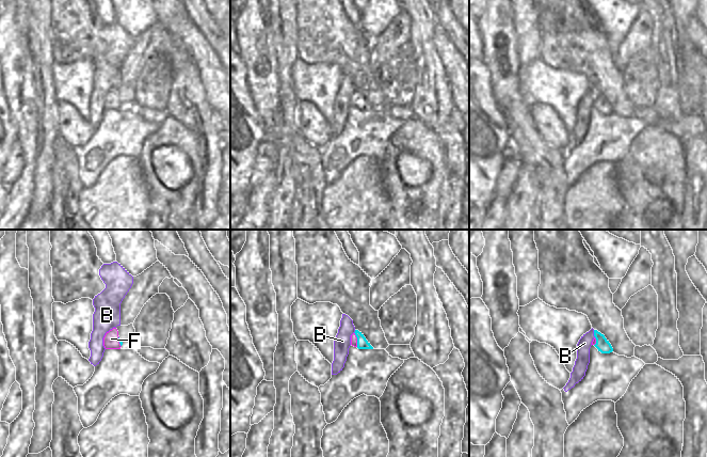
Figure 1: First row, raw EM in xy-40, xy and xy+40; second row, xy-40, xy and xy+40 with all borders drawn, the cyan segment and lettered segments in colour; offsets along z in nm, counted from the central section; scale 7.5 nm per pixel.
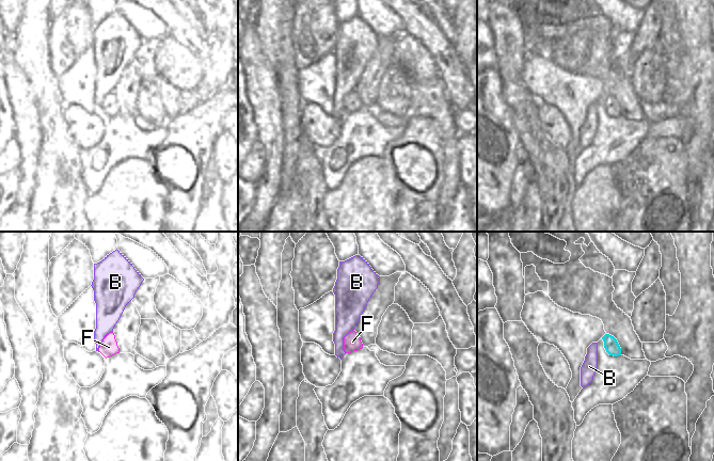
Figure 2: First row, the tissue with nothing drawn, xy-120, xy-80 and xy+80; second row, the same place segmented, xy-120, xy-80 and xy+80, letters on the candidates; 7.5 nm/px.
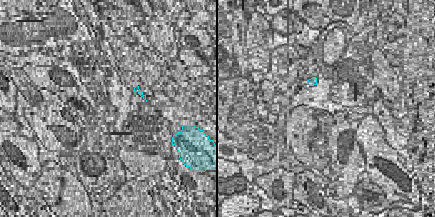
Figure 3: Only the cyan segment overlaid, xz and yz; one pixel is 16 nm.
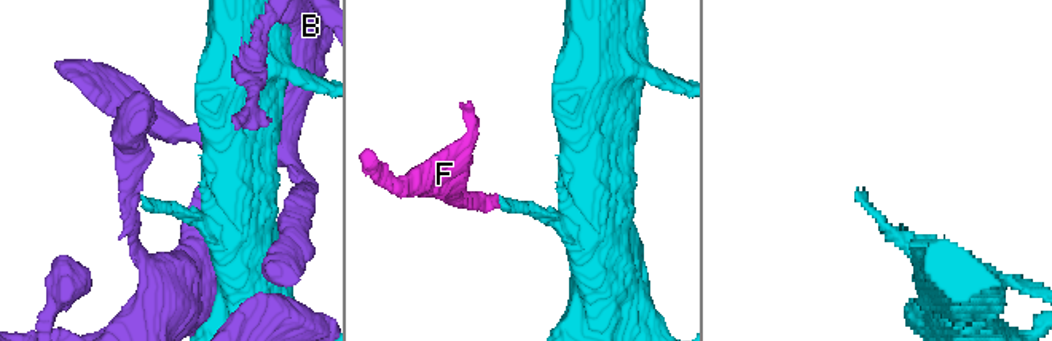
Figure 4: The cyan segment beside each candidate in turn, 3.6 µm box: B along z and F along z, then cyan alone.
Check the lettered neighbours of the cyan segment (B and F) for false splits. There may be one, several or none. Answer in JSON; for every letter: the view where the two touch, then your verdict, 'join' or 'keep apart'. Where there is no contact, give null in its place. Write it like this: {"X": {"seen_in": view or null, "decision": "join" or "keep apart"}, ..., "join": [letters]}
{"B": {"seen_in": "xy+40", "decision": "keep apart"}, "F": {"seen_in": "xy", "decision": "keep apart"}, "join": []}

